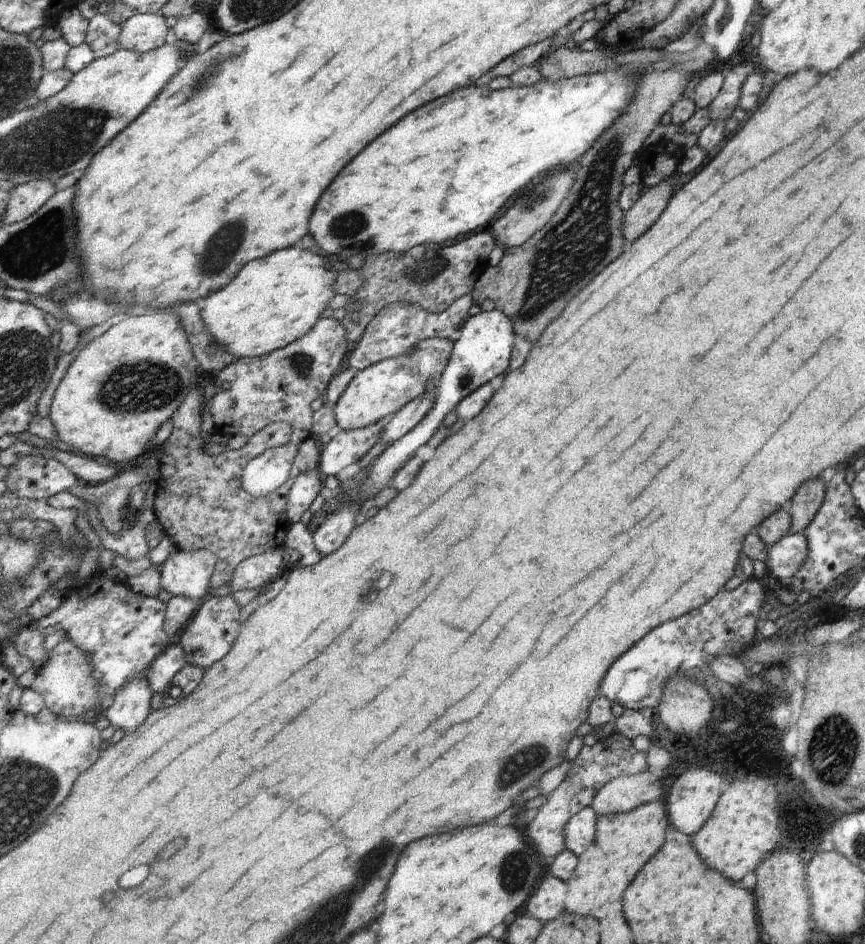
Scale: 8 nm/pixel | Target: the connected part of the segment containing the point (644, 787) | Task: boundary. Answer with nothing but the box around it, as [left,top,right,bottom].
[593,773,665,815]

